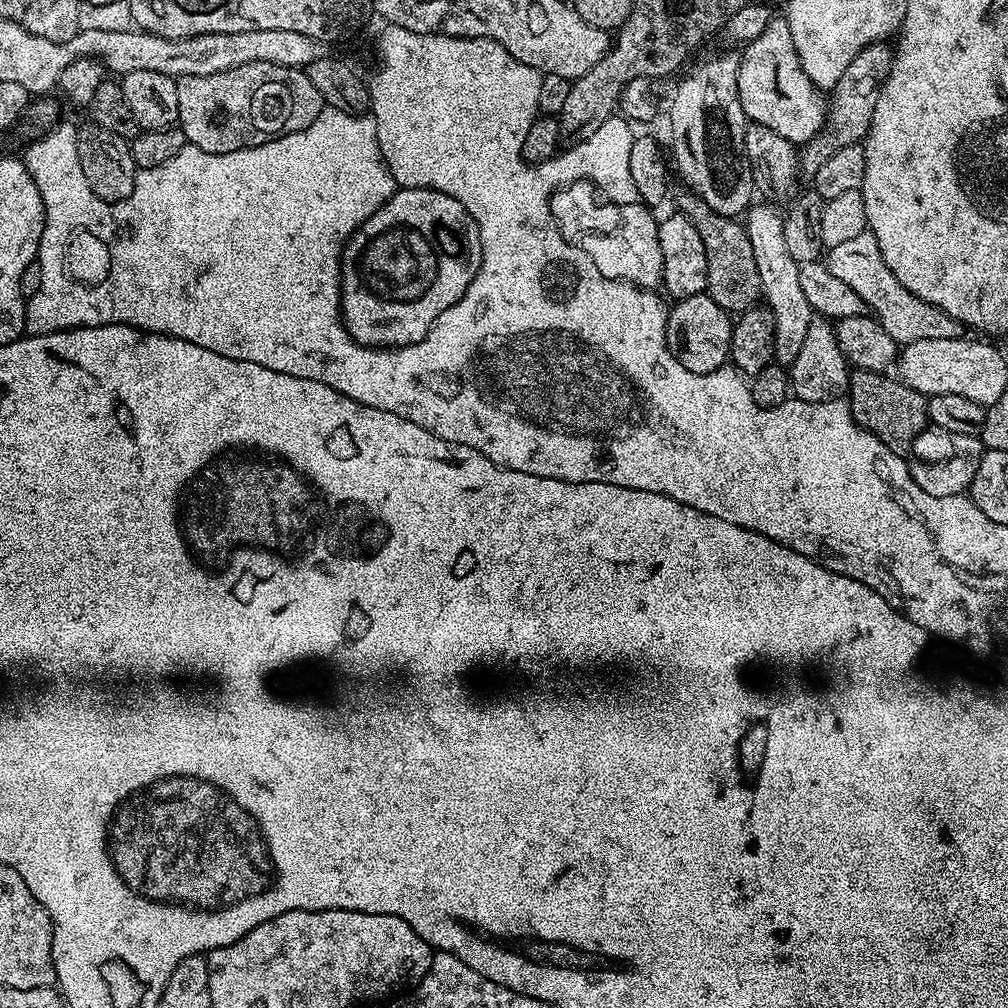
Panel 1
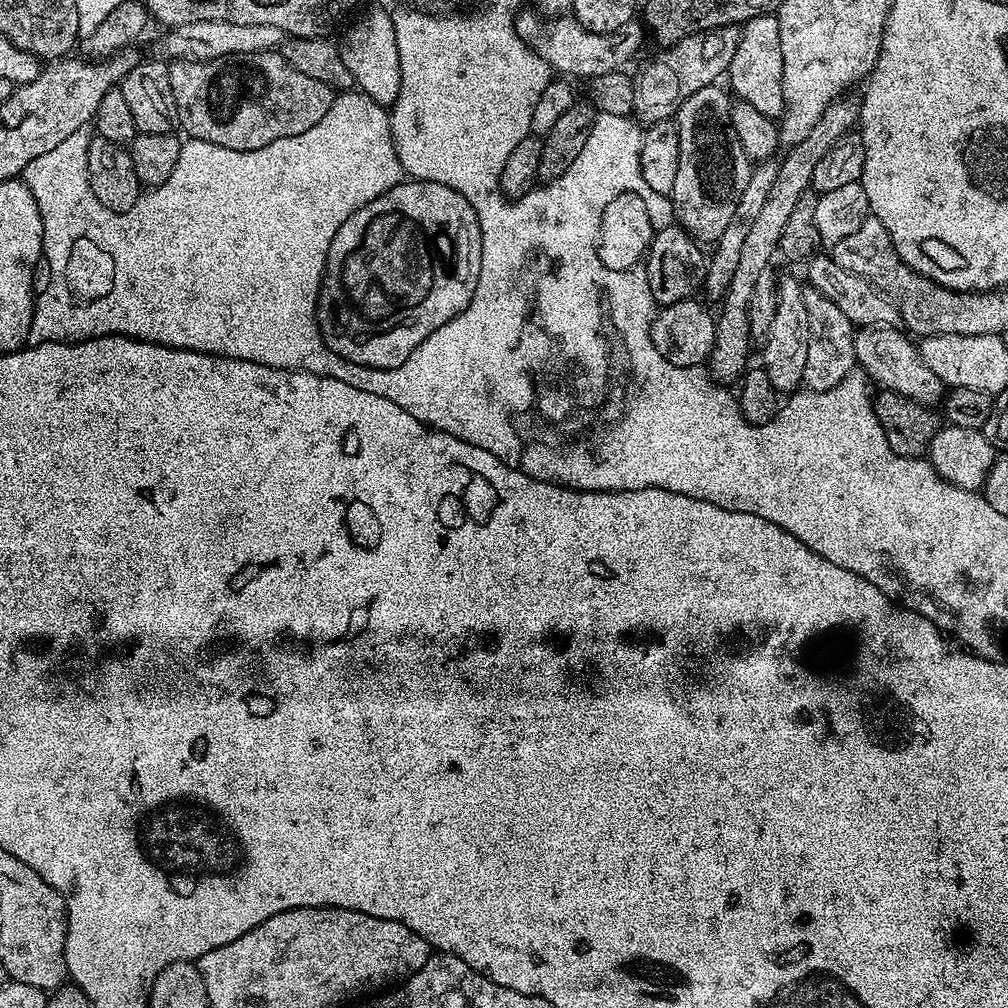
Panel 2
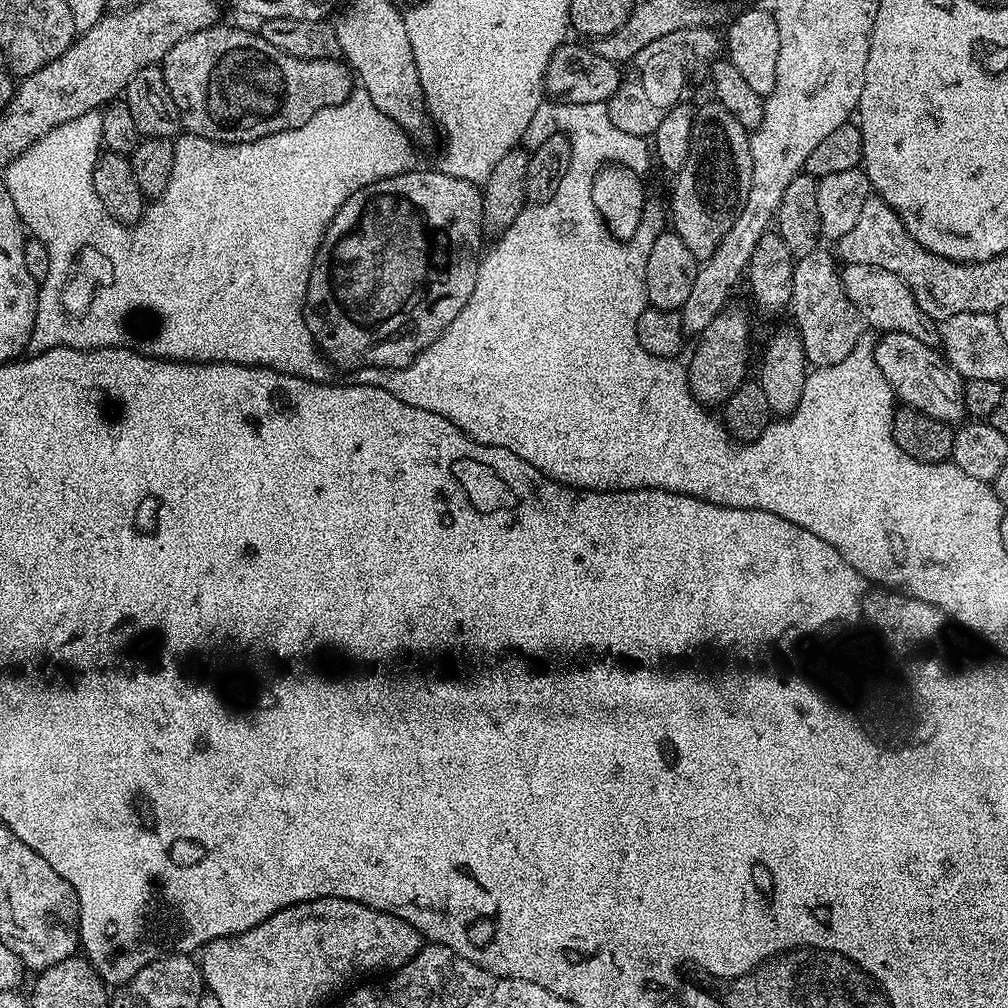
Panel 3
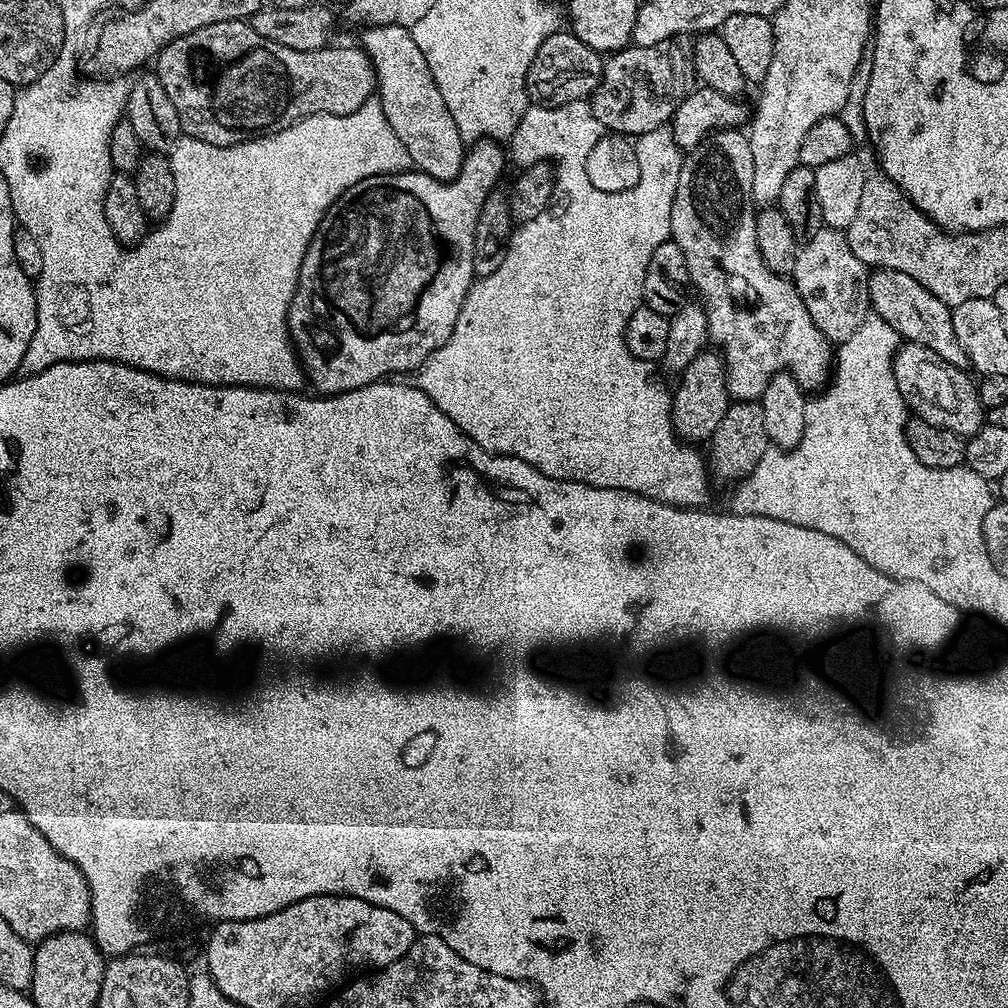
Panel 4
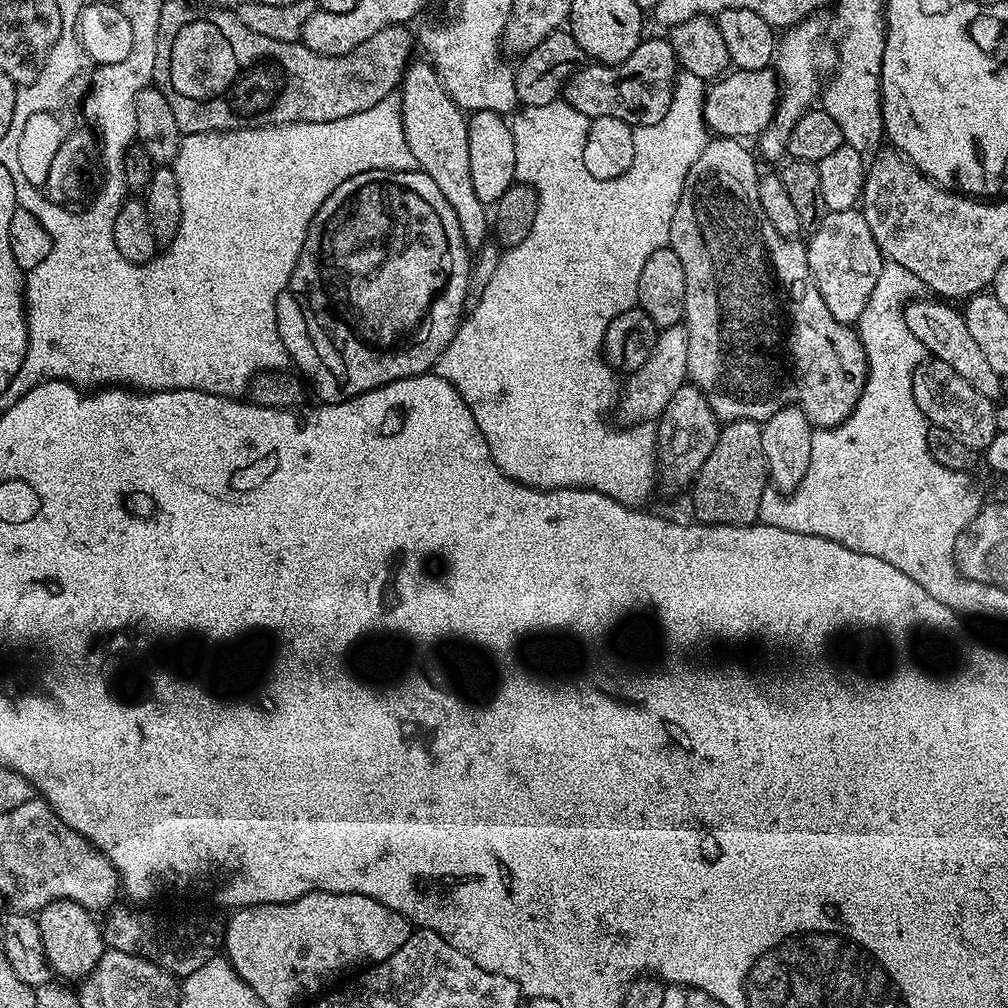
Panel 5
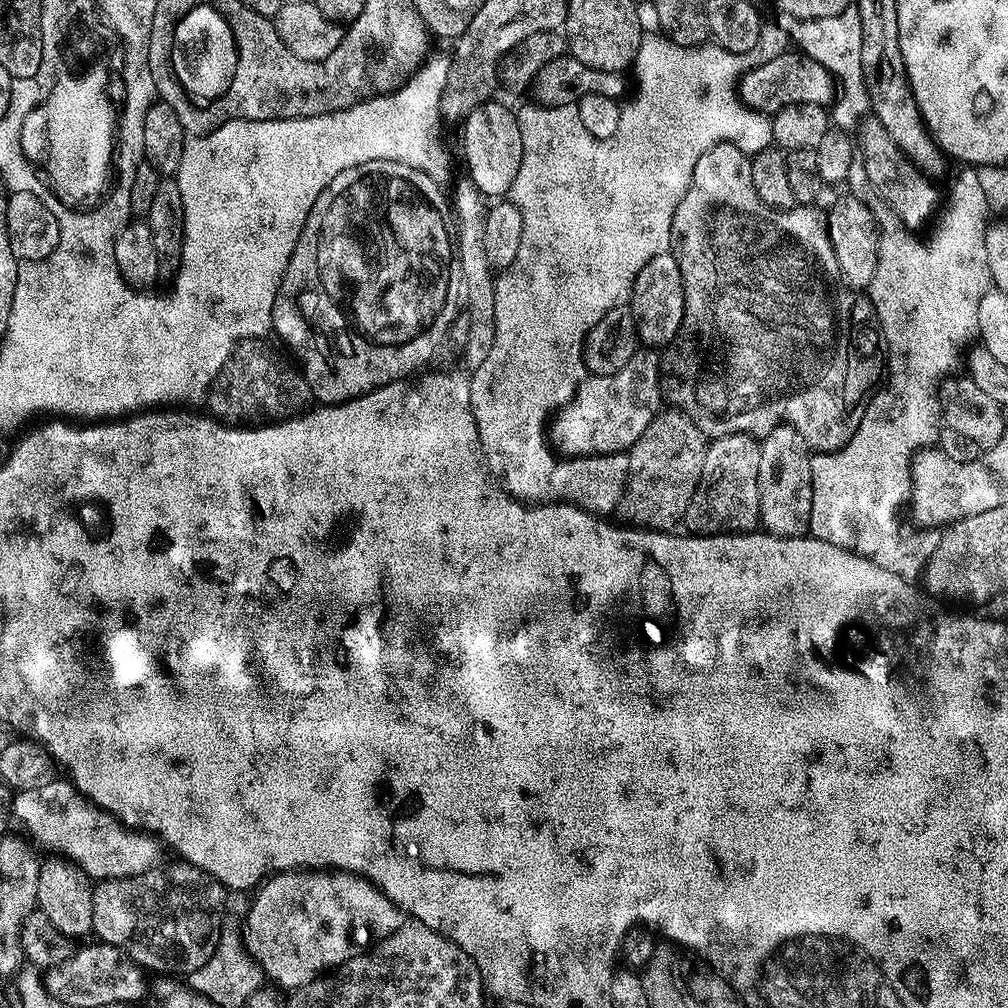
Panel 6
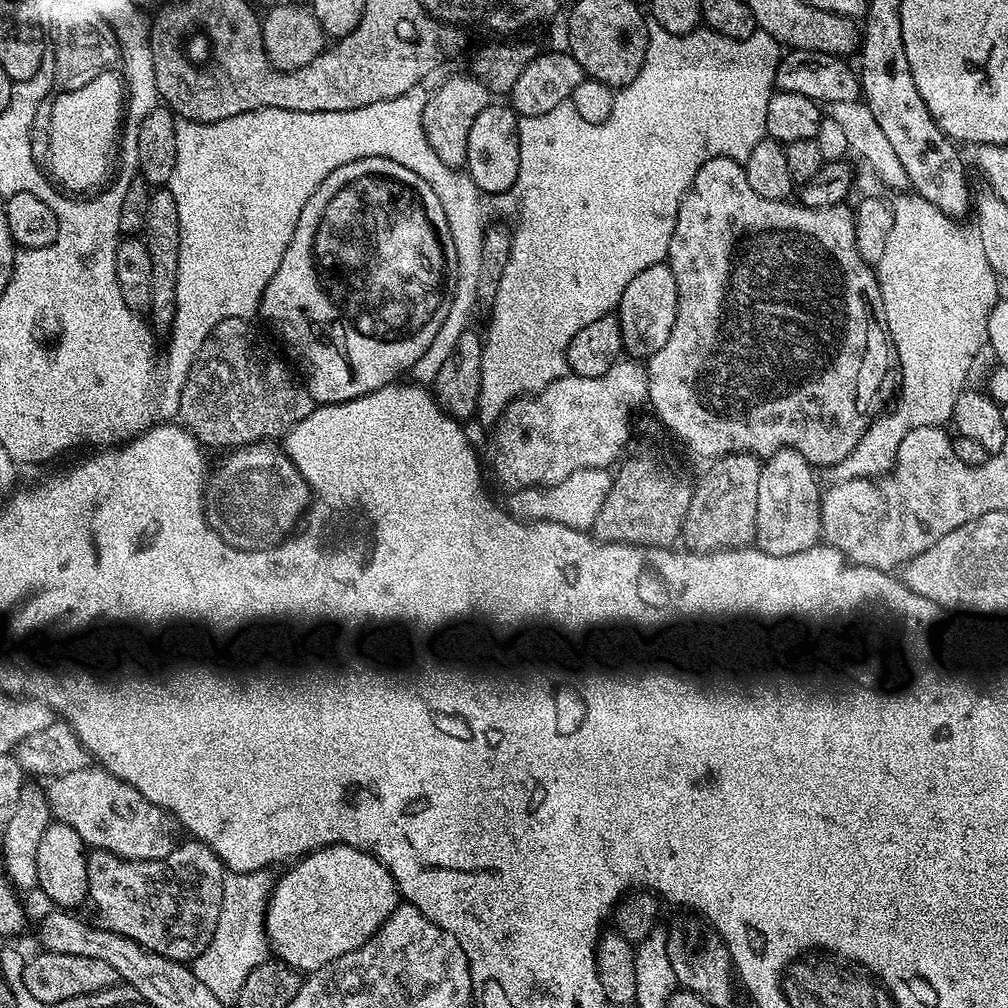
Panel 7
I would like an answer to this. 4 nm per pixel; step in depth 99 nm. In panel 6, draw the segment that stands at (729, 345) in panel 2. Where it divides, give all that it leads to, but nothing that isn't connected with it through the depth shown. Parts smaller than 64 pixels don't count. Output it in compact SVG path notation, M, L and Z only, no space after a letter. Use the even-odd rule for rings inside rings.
M669 409L661 411L646 426L641 438L638 438L626 454L629 475L622 506L631 525L646 528L648 531L673 531L683 521L686 507L690 504L690 498L693 497L702 476L703 463L708 453L708 438L694 420L680 409Z

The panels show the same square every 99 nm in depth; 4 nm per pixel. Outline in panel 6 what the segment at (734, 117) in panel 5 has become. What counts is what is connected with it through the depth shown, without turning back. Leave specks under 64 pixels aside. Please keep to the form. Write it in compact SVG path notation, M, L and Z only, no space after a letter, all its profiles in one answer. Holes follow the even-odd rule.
M799 50L777 51L774 58L757 63L740 78L738 97L745 108L757 114L775 114L795 104L833 103L835 95L834 78L818 62L811 60Z

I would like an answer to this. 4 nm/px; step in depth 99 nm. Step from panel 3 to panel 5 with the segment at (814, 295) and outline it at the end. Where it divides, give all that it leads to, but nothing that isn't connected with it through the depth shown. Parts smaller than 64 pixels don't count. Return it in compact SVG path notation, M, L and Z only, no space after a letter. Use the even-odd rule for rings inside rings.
M856 208L825 211L822 222L809 236L812 237L806 240L806 247L810 270L830 314L834 314L838 322L855 325L862 310L866 310L866 302L870 302L870 293L886 263L880 247L874 242L874 234L870 234L870 226L866 226L863 211Z

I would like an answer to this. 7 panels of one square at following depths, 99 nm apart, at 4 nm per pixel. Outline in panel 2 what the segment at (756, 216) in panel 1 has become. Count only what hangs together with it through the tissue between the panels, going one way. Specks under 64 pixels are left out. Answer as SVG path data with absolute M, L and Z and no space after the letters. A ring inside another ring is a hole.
M780 276L776 286L778 310L774 310L774 322L770 334L762 342L764 360L762 366L777 392L791 394L803 385L806 370L806 350L810 346L810 318L806 314L805 285L792 276Z

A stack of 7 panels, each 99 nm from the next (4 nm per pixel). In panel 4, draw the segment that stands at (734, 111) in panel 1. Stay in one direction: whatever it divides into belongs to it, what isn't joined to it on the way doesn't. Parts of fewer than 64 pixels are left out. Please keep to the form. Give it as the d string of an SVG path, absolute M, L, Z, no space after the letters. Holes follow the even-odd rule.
M726 128L704 137L695 148L691 149L683 157L682 163L678 168L680 177L676 183L676 193L674 194L674 206L670 214L670 230L672 231L671 239L686 254L686 266L690 270L692 279L692 288L700 291L699 299L702 301L706 310L708 319L708 339L718 349L720 356L724 359L725 376L728 379L728 394L733 401L737 400L754 400L759 401L764 395L766 386L770 378L774 378L778 373L787 371L794 377L805 390L820 390L829 383L830 369L834 364L834 344L814 326L810 318L810 310L806 310L806 302L798 294L795 283L788 276L779 276L768 267L768 261L760 253L760 243L756 237L756 217L758 215L758 205L752 200L752 187L754 186L754 154L750 154L750 142L743 131L735 128Z

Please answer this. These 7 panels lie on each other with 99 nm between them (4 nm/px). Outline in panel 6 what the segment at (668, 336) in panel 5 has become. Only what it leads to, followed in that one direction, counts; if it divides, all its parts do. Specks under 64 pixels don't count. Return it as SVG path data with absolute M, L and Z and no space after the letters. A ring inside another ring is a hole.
M641 350L634 354L634 358L630 358L630 362L622 370L618 370L618 374L589 375L571 404L559 411L560 418L552 426L553 445L561 453L571 457L609 452L627 453L641 438L646 426L662 411L660 355L656 350Z

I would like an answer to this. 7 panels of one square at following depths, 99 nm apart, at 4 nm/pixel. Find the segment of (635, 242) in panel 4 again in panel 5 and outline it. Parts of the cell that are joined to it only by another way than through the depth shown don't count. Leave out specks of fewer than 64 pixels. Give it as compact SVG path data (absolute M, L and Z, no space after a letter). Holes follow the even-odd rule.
M681 71L676 77L676 89L672 95L672 101L670 102L670 110L666 110L666 116L662 118L657 124L641 124L639 125L638 140L639 148L634 154L633 164L625 173L615 180L610 180L610 186L596 186L596 188L582 188L584 180L582 180L582 174L576 172L576 174L570 174L568 168L562 166L562 160L540 160L540 174L532 174L532 178L536 178L536 185L532 189L536 192L538 198L538 214L534 214L534 226L530 226L530 230L526 234L528 239L528 258L524 260L524 264L520 266L520 270L506 270L506 264L498 262L498 270L494 270L494 278L490 278L490 282L486 282L484 289L478 293L478 299L476 305L471 305L470 311L467 313L466 318L461 319L460 328L454 334L454 338L446 346L446 350L436 359L434 365L435 375L442 377L446 382L450 382L458 390L458 394L466 402L466 406L470 410L470 414L474 414L474 422L478 426L478 430L482 430L482 434L486 438L488 443L488 449L492 455L492 461L498 466L498 470L502 470L504 476L509 476L511 480L516 480L519 484L525 484L531 488L593 488L596 492L606 494L610 498L614 498L618 502L622 502L626 506L639 509L652 496L652 487L658 484L658 463L657 463L657 447L656 447L656 429L651 423L645 422L642 424L634 424L631 426L621 427L621 432L618 429L612 428L612 424L608 421L608 411L615 409L618 404L618 380L616 384L617 373L614 371L611 364L604 358L604 339L606 338L606 326L610 326L610 322L614 322L614 318L618 318L618 314L622 314L622 310L630 310L637 307L636 299L638 298L638 278L642 278L642 266L646 266L646 262L650 259L650 254L654 254L654 250L659 248L668 247L668 239L670 238L670 222L674 222L674 210L678 210L678 198L682 198L682 190L684 189L684 179L686 174L690 174L690 166L694 166L694 162L698 162L698 154L702 154L702 150L708 144L710 139L710 129L704 122L704 94L706 91L706 81L702 78L698 78L694 74L690 74L686 71ZM568 182L576 182L578 186L576 188L570 188ZM582 182L582 184L580 184ZM472 312L472 313L471 313ZM616 375L616 376L615 376Z

